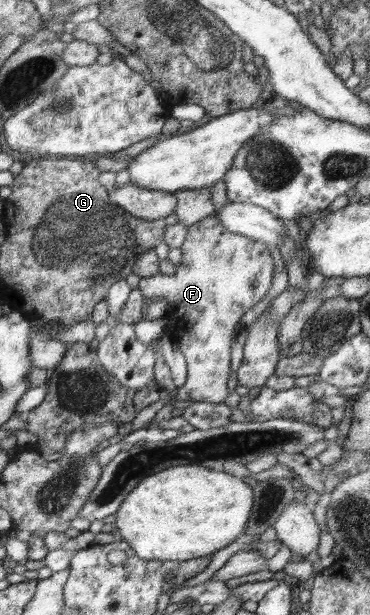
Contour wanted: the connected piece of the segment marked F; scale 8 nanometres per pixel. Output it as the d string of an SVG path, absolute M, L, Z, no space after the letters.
M216 214L189 226L180 249L182 260L175 274L159 273L139 281L137 288L143 294L141 319L145 319L151 300L167 299L167 311L175 315L177 325L185 327L183 341L178 343L187 362L187 381L177 389L176 399L221 403L229 397L229 359L239 321L271 289L275 261L266 245L229 231Z

